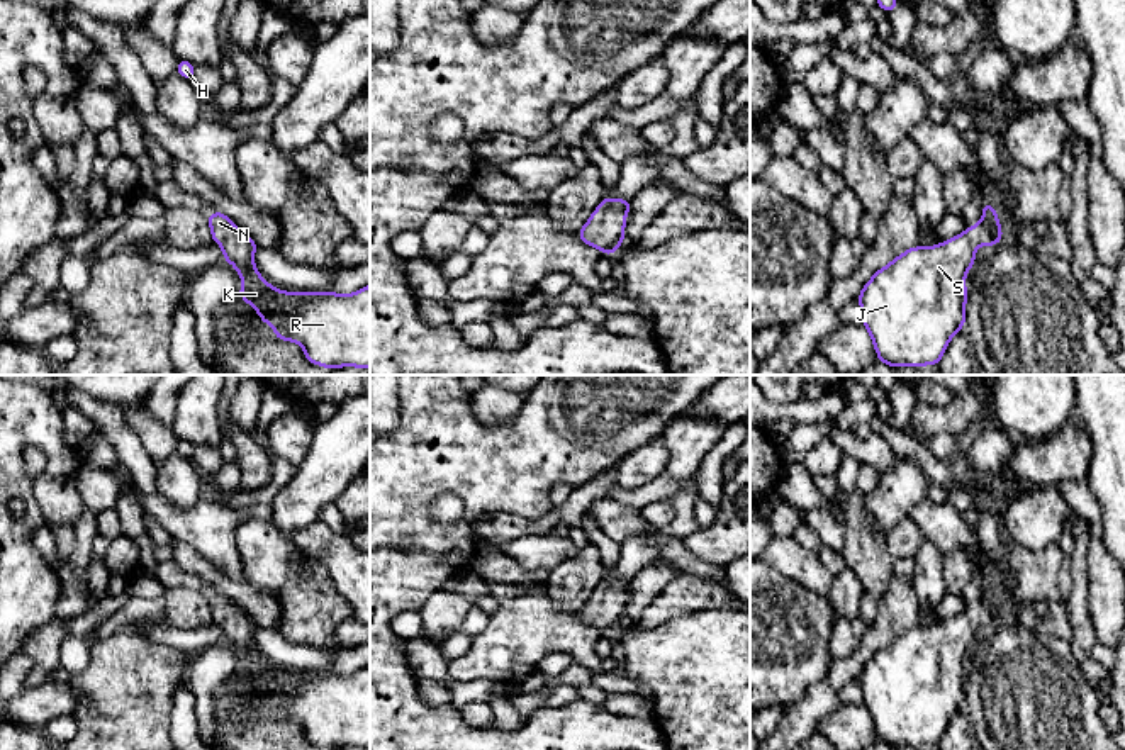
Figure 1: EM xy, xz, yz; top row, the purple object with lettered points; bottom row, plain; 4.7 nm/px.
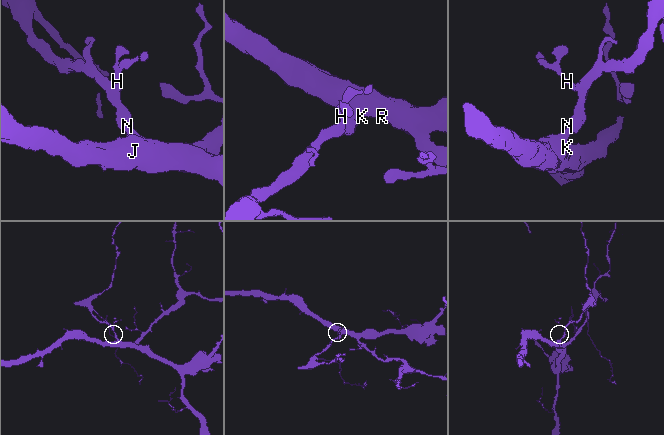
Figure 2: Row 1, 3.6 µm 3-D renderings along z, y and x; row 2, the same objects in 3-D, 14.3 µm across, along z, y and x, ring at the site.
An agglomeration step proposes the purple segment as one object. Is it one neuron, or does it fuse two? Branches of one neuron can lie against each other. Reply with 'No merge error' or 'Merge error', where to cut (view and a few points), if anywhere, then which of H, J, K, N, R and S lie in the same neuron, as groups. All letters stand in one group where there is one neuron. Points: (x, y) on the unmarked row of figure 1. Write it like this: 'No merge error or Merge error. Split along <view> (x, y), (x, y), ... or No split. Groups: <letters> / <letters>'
No merge error. No split. Groups: H J K N R S

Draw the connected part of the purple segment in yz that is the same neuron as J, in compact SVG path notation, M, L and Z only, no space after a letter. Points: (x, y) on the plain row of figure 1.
M982 582L982 590L977 604L940 624L903 631L862 667L857 682L881 743L893 748L938 745L954 714L964 709L969 672L964 662L976 643L976 628L1003 619L994 587Z

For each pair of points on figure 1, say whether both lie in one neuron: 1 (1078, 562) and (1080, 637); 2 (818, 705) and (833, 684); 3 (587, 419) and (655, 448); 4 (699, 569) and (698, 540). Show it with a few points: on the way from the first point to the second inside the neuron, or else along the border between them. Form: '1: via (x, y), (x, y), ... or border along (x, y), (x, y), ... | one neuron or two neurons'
1: via (1080, 581), (1080, 618) | one neuron
2: via (820, 699), (828, 689) | one neuron
3: border along (660, 436), (628, 452), (611, 467) | two neurons
4: border along (681, 542), (696, 557), (723, 567) | two neurons

